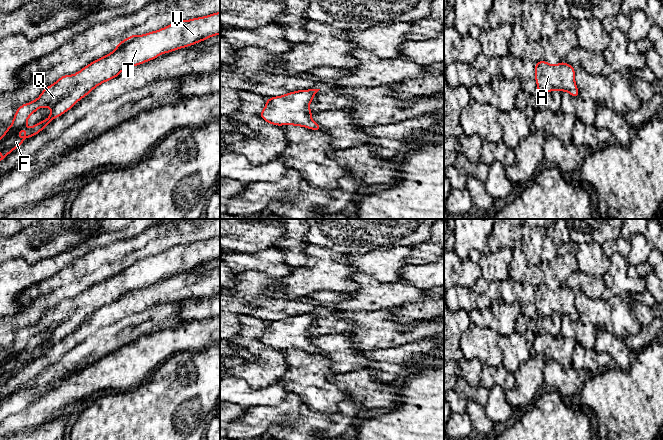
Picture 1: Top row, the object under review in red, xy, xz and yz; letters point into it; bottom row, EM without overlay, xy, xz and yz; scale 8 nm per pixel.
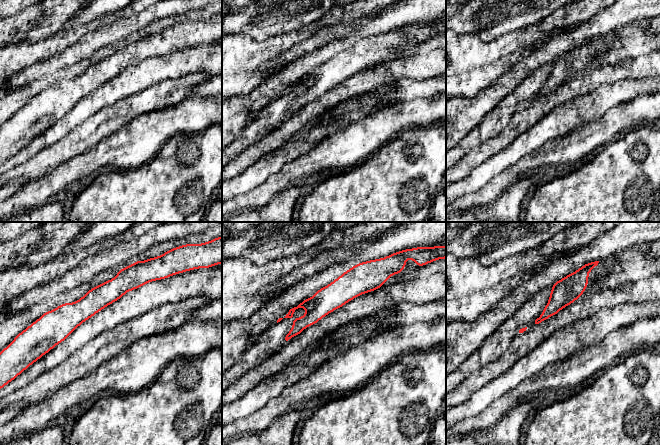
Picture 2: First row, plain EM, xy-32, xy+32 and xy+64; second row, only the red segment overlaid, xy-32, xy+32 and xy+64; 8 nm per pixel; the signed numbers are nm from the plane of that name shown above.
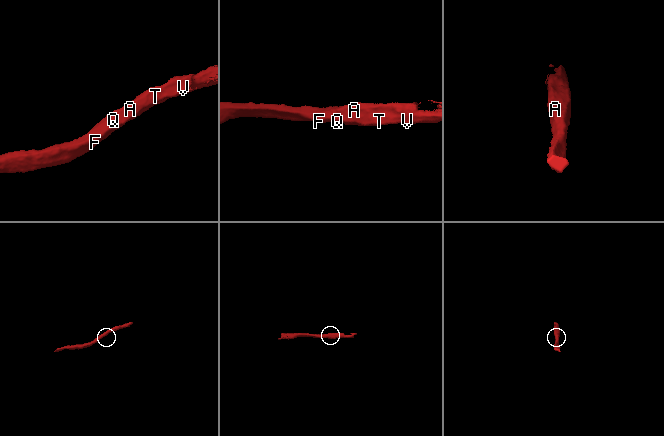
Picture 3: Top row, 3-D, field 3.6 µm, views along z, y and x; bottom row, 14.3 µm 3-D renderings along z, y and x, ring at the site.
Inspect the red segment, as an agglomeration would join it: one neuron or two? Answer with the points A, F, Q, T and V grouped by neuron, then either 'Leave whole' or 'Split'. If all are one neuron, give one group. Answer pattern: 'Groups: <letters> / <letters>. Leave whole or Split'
Groups: A F Q T V. Leave whole

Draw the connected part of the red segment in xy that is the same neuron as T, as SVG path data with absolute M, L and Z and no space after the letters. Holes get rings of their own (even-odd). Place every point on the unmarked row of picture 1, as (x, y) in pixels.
M217 236L177 245L144 259L129 260L119 266L113 276L91 286L74 299L60 301L54 308L45 311L39 322L20 330L12 349L0 361L0 385L25 364L41 356L54 342L70 334L91 314L117 301L123 294L219 258L220 236ZM41 331L49 331L51 338L47 343L28 352L28 342Z

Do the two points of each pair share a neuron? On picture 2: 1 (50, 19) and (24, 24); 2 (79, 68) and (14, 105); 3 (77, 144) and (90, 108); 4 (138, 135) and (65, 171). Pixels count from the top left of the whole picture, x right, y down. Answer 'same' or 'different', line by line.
1: same
2: same
3: different
4: same

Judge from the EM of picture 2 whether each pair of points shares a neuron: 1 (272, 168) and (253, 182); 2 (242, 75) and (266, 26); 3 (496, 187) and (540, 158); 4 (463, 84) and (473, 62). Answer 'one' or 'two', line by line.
1: one
2: two
3: one
4: one

